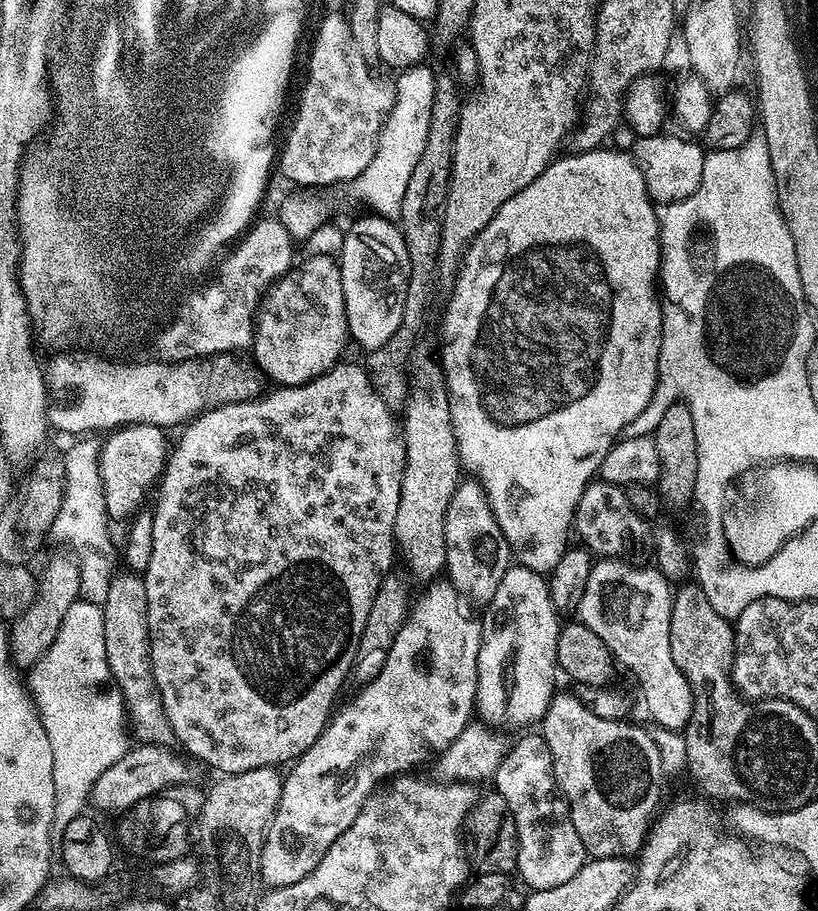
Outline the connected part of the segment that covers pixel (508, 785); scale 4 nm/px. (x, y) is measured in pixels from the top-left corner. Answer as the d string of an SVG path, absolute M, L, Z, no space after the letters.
M543 735L524 736L513 748L511 745L505 751L494 777L495 784L495 791L505 799L506 806L510 806L510 812L514 814L514 822L517 823L520 842L516 863L518 876L529 884L532 892L550 890L554 886L562 886L562 882L570 882L570 878L574 878L574 874L582 870L586 862L586 853L582 846L582 838L578 836L578 830L572 821L572 815L568 812L567 803L554 791L552 759Z

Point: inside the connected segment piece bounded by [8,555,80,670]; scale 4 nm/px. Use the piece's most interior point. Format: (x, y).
(29, 635)

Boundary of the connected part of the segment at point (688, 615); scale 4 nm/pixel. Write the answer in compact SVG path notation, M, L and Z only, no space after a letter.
M688 582L677 587L672 597L670 614L670 654L674 654L674 663L680 667L685 678L696 682L698 668L706 678L712 678L712 666L730 668L734 662L735 647L736 634L729 617L714 610L710 598L706 598L699 583Z

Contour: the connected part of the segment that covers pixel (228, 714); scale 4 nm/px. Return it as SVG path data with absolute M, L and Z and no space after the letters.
M336 363L329 372L315 376L312 380L299 384L296 388L277 387L277 392L269 391L255 400L238 402L237 404L219 404L217 408L209 408L207 412L201 412L199 416L189 419L180 436L180 441L175 441L174 447L168 453L168 459L164 466L164 474L158 481L156 496L156 508L151 509L152 533L154 534L154 550L150 550L150 562L142 574L146 586L146 598L148 599L148 641L150 642L150 662L154 680L160 690L160 701L166 710L166 716L172 726L172 735L177 741L181 740L185 748L192 756L197 756L204 764L217 768L217 773L245 772L255 768L276 768L280 764L287 765L301 756L314 742L324 733L330 717L333 715L332 703L340 692L344 680L349 679L352 671L352 663L360 649L362 630L366 626L366 617L370 614L370 602L374 602L374 594L378 594L380 581L384 579L388 568L398 556L396 547L396 535L394 534L394 518L398 518L398 498L402 490L402 474L404 473L404 433L401 425L396 420L391 409L378 398L378 394L372 389L372 383L367 371L356 364Z

